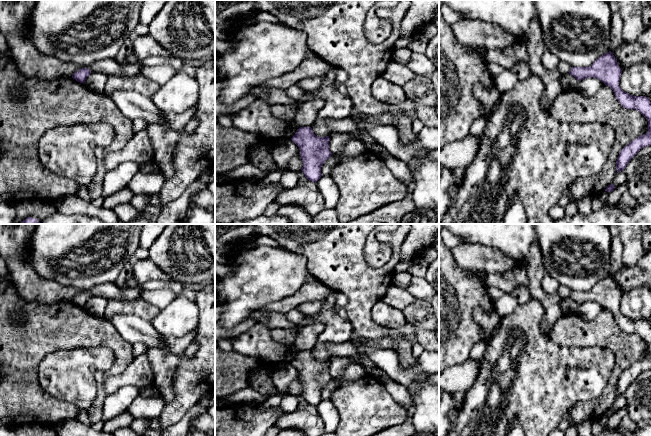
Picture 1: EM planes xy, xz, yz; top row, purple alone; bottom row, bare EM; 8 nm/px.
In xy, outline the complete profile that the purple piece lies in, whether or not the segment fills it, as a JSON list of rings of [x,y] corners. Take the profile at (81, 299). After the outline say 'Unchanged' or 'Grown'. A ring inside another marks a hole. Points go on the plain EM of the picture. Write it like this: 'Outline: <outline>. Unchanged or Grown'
Outline: [[[82,292],[79,295],[75,296],[72,300],[73,303],[76,305],[83,307],[85,306],[86,302],[91,298],[92,296],[88,292]]]. Unchanged

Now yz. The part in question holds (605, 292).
Outline: [[[611,275],[600,280],[589,291],[572,291],[569,298],[579,305],[590,301],[601,304],[606,310],[609,310],[613,314],[615,321],[624,332],[635,333],[647,343],[647,357],[631,365],[619,377],[616,385],[616,393],[617,397],[623,395],[628,386],[643,371],[651,369],[651,326],[649,322],[630,319],[620,312],[619,305],[622,294]]]. Unchanged

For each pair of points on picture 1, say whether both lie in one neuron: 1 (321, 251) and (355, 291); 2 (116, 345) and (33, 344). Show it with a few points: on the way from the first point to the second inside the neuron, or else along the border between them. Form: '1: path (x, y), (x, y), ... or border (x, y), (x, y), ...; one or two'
1: path (332, 258), (354, 280); one
2: path (95, 335), (54, 335); one

